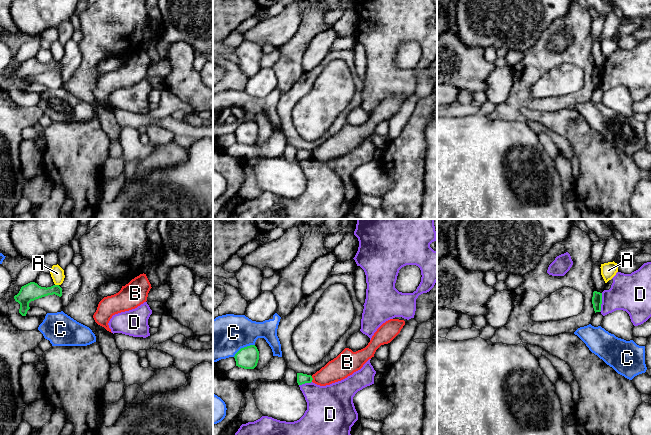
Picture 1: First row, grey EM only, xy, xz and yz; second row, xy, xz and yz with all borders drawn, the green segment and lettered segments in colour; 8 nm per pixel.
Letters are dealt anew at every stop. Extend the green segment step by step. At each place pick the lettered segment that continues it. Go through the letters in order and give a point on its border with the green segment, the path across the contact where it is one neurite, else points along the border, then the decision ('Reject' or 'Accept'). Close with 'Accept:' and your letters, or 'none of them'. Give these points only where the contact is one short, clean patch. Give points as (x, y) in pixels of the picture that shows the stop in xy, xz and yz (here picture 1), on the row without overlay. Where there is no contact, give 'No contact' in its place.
A: Touches green at xy (57, 61). Reject
B: Touches green at xz (312, 155). Boundary: xz (311, 152), (312, 157). Reject
C: Touches green at xz (244, 123). Reject
D: Touches green at yz (601, 78). Reject
Accept: none of them

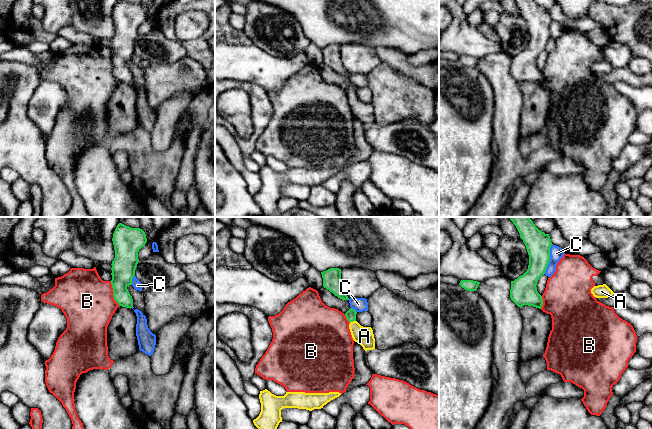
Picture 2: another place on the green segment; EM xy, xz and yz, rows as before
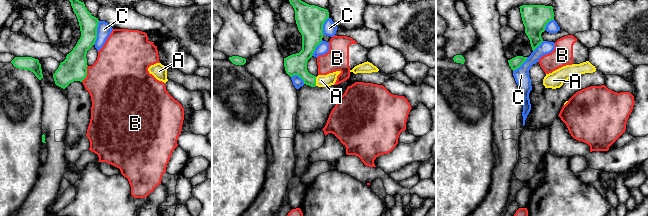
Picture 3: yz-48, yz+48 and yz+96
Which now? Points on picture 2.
A: Touches green at xz (352, 97). Path across: xz (351, 89), (352, 97), (354, 102), (364, 112). Accept
B: Touches green at xy (113, 69). Reject
C: Touches green at yz (549, 35). Reject
Accept: A

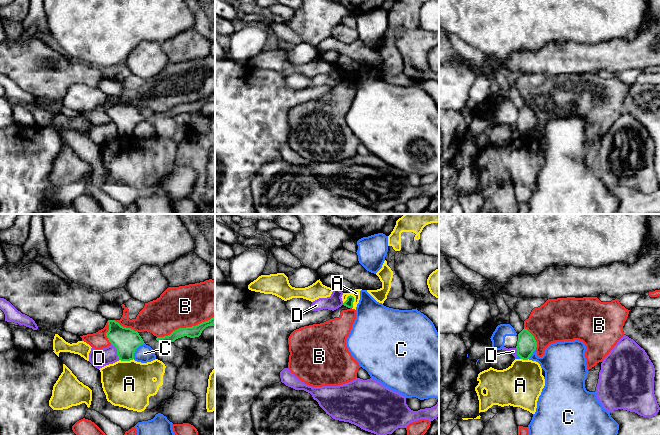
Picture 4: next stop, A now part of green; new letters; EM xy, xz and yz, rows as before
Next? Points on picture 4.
A: Touches green at xz (353, 77). Reject
B: Touches green at xy (186, 103). Reject
C: Touches green at xy (135, 126). Reject
D: Touches green at xy (117, 127). Reject
Accept: none of them

